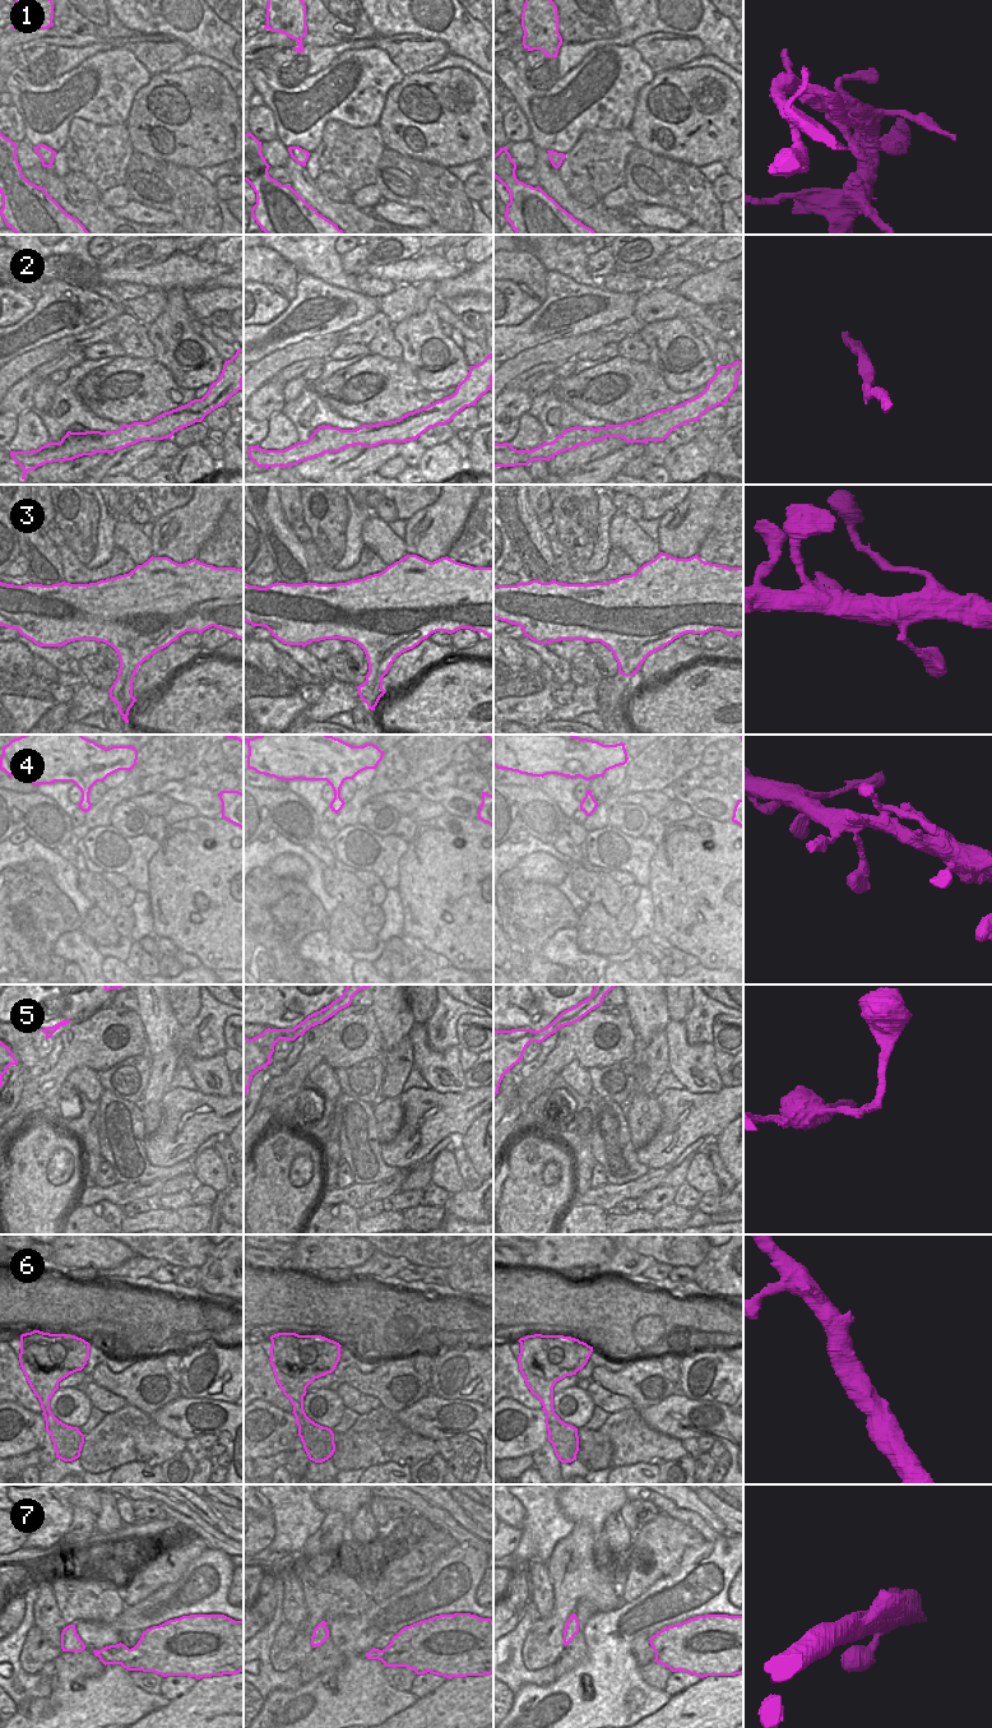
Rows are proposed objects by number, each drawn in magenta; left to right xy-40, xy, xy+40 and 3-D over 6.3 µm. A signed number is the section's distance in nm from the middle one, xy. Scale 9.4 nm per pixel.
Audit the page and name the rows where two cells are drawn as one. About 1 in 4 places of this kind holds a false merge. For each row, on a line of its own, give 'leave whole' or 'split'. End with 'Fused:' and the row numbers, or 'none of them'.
1: split
2: leave whole
3: leave whole
4: leave whole
5: leave whole
6: leave whole
7: leave whole
Fused: 1

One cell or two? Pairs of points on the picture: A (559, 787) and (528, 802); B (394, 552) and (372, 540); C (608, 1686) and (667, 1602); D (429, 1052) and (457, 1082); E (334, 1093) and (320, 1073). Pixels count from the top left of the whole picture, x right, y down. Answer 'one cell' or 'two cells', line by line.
A: two cells
B: one cell
C: one cell
D: one cell
E: one cell

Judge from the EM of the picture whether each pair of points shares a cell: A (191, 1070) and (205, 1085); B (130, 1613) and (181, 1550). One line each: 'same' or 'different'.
A: same
B: different

